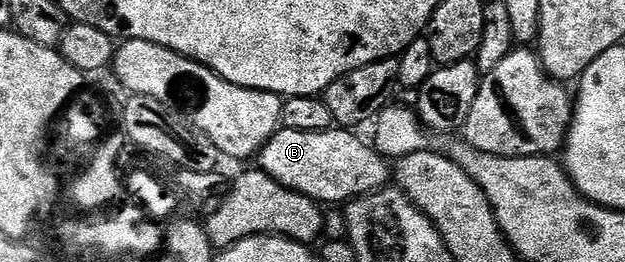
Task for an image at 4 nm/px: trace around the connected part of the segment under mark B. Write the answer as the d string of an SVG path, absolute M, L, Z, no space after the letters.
M282 126L261 147L260 171L322 206L344 206L360 196L382 191L391 180L390 161L376 147L368 148L357 134L340 126L322 132Z

